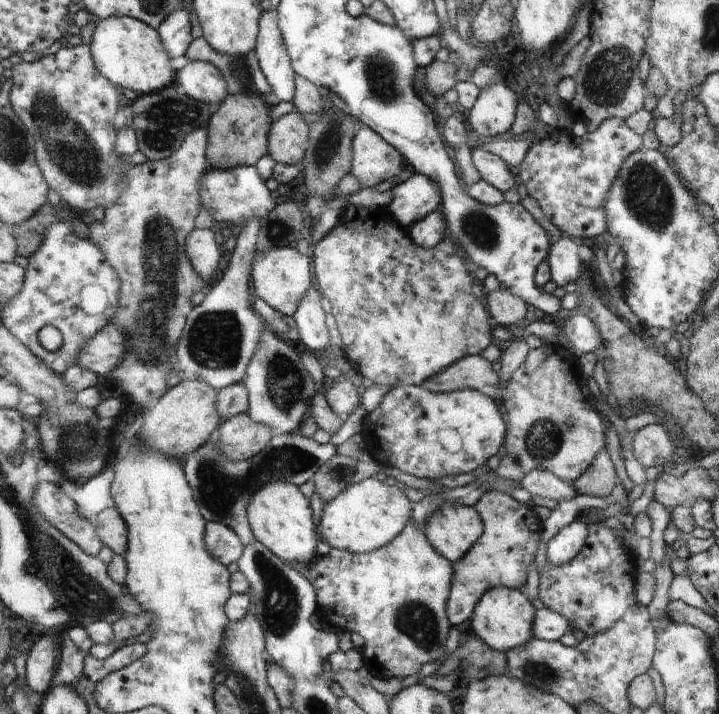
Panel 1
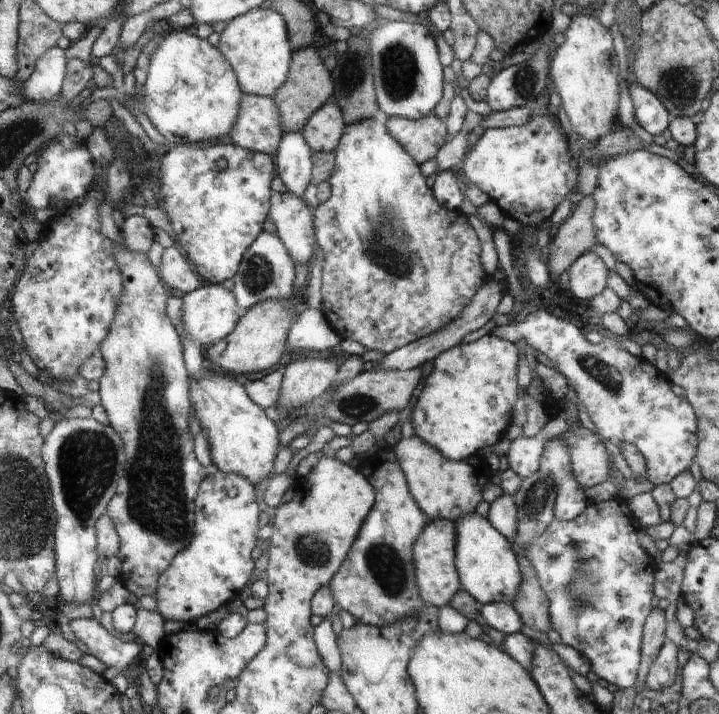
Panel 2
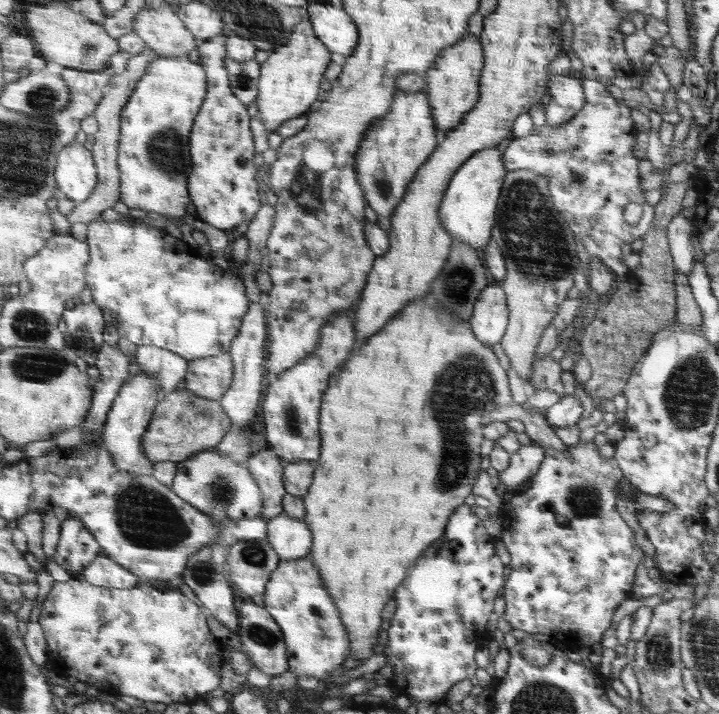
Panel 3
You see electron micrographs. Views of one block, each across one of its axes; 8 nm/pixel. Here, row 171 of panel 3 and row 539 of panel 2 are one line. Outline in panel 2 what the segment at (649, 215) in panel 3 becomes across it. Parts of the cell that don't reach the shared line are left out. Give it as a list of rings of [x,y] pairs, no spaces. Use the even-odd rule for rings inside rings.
[[[502,492],[490,503],[487,519],[510,542],[516,538],[516,530],[518,530],[517,503],[510,494]],[[617,496],[612,500],[606,500],[606,502],[588,502],[585,510],[574,520],[562,521],[554,518],[552,524],[540,536],[536,536],[536,540],[528,548],[524,548],[524,556],[534,566],[534,570],[537,571],[538,582],[549,597],[549,615],[552,619],[552,627],[560,634],[563,644],[571,646],[578,654],[582,654],[584,656],[583,666],[590,667],[600,680],[609,682],[610,687],[630,688],[630,686],[634,686],[636,684],[636,676],[640,672],[642,630],[645,630],[644,622],[648,620],[648,614],[652,610],[650,600],[654,596],[652,594],[654,558],[651,555],[648,556],[648,553],[642,550],[642,546],[640,546],[640,542],[636,538],[634,513],[628,510],[626,500],[622,496]]]

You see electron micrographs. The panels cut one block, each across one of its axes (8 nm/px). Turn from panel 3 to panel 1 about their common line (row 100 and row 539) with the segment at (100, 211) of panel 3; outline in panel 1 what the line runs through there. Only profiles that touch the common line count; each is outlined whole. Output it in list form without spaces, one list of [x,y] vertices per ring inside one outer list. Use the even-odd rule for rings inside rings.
[[[116,507],[106,508],[100,512],[95,525],[106,546],[124,557],[130,542],[129,526],[124,515]]]

